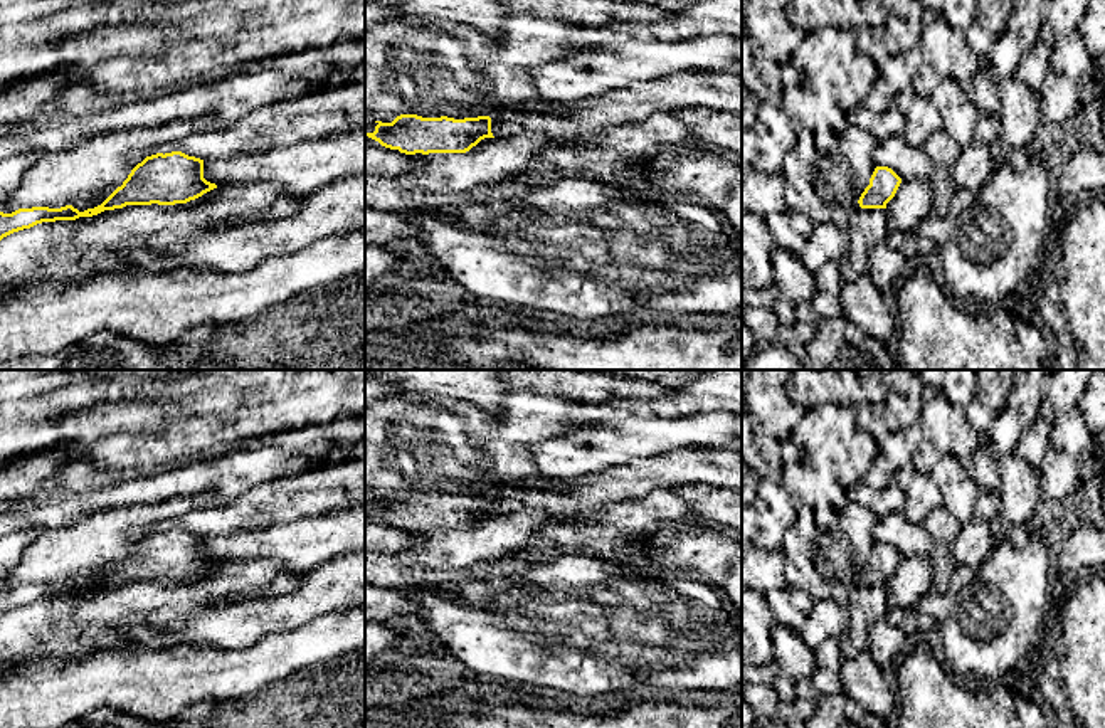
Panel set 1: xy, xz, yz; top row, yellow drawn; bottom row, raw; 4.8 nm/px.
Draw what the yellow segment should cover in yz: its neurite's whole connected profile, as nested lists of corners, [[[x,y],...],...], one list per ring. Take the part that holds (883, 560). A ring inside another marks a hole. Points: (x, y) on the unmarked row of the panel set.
[[[876,543],[870,562],[861,570],[858,580],[861,585],[886,585],[886,580],[895,573],[901,555],[888,543]]]

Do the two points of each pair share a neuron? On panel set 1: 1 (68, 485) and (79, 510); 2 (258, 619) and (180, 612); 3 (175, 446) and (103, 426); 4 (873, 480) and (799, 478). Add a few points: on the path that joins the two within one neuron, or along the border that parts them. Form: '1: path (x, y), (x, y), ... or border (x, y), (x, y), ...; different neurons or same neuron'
1: border (111, 485), (36, 508); different neurons
2: border (222, 604), (199, 607), (175, 634), (163, 631); different neurons
3: border (162, 424), (153, 431), (120, 431), (86, 444); different neurons
4: border (878, 454), (863, 480); different neurons

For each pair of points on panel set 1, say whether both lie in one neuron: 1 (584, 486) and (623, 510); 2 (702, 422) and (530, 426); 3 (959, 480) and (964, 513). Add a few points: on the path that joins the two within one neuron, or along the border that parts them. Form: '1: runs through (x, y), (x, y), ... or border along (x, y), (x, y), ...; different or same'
1: border along (648, 493), (638, 498), (609, 501), (576, 515); different
2: border along (599, 422), (589, 427), (572, 427), (559, 436); different
3: runs through (959, 488), (961, 505); same

